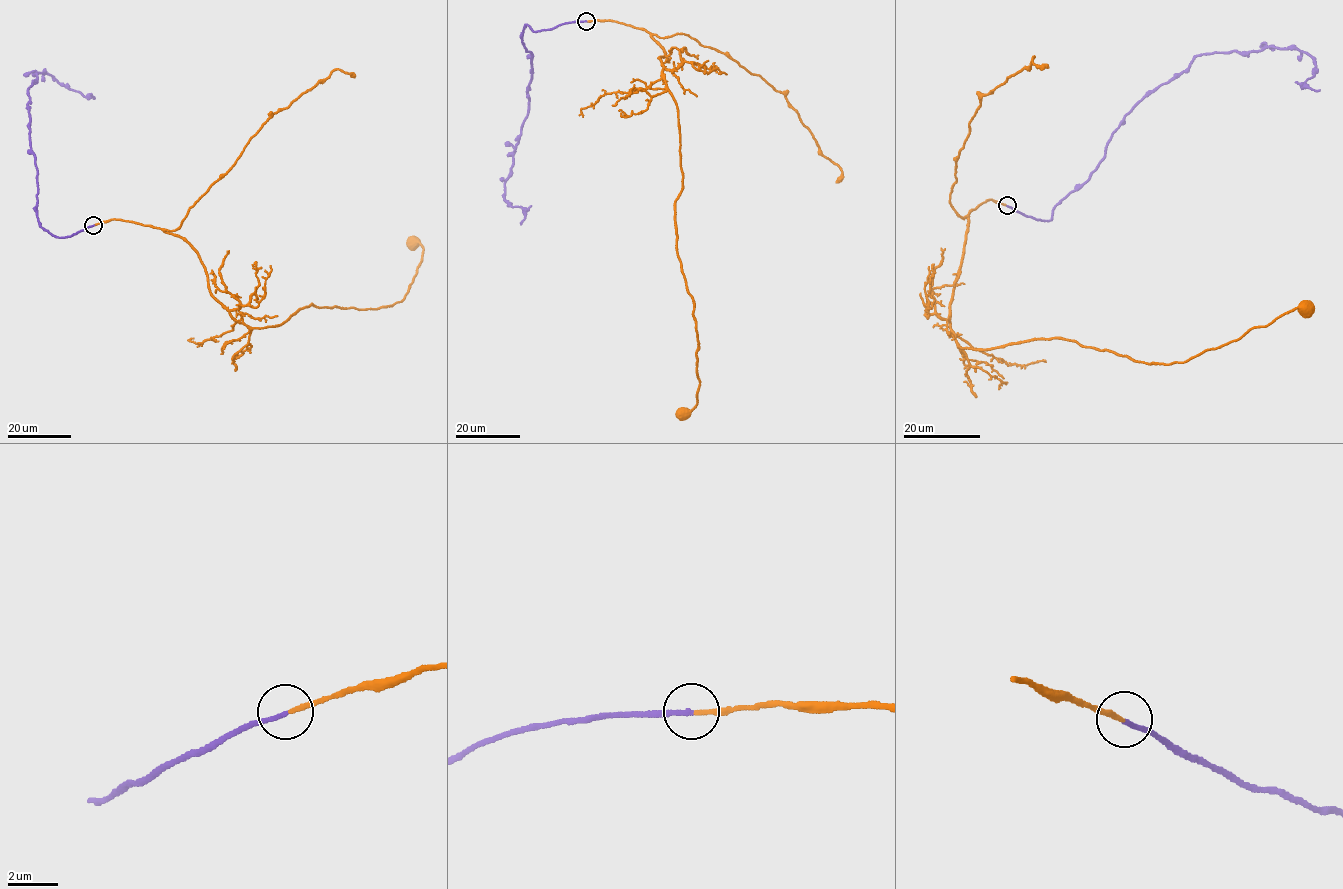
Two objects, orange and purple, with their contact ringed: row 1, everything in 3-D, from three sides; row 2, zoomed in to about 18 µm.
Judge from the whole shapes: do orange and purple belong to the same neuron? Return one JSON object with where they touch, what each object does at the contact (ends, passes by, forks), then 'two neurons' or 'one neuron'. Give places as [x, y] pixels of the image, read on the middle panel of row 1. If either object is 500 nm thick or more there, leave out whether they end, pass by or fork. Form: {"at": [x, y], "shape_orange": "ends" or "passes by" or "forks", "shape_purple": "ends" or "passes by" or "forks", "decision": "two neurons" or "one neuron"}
{"at": [586, 21], "shape_orange": "ends", "shape_purple": "ends", "decision": "one neuron"}

